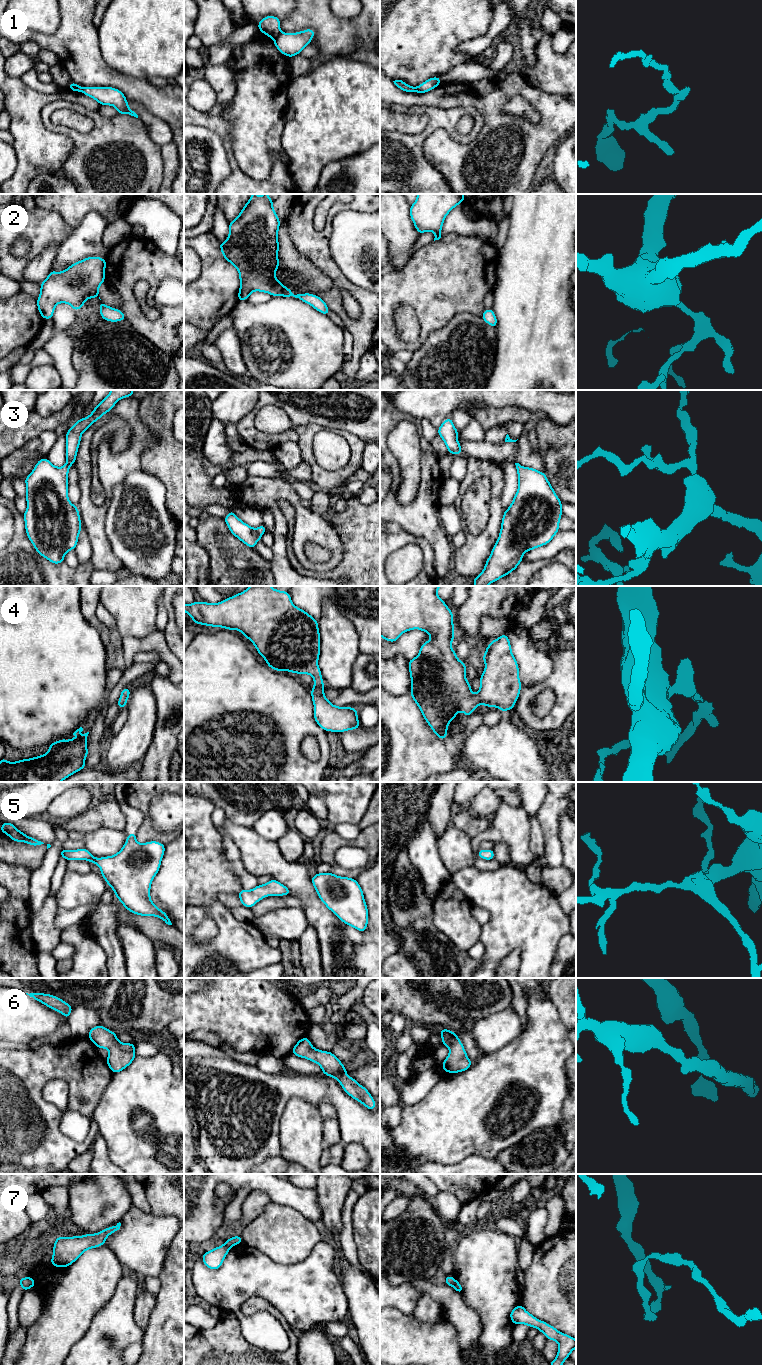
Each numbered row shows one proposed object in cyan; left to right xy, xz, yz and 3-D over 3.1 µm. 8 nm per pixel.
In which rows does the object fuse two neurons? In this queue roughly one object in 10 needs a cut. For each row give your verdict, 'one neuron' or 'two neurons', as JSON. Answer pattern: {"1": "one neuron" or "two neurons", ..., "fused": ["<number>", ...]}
{"1": "two neurons", "2": "one neuron", "3": "one neuron", "4": "one neuron", "5": "one neuron", "6": "one neuron", "7": "one neuron", "fused": ["1"]}

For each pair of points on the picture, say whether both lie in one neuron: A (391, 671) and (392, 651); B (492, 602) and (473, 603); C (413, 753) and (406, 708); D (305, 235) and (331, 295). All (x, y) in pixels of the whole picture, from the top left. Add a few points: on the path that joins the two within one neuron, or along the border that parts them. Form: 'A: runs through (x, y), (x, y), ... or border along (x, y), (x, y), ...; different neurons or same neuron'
A: border along (390, 658), (402, 655), (408, 661); different neurons
B: runs through (487, 602), (478, 603); same neuron
C: runs through (406, 742), (406, 719); same neuron
D: runs through (317, 250), (336, 275), (336, 280); same neuron

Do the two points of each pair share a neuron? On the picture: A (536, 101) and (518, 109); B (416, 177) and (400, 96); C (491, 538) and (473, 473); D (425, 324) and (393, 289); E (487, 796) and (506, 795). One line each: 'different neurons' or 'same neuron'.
A: different neurons
B: different neurons
C: same neuron
D: same neuron
E: same neuron

